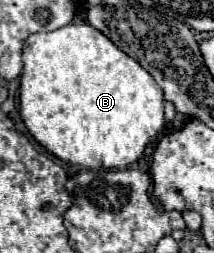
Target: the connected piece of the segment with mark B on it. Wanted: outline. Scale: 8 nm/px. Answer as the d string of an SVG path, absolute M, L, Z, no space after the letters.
M69 23L49 33L33 33L23 47L19 113L29 133L55 157L85 169L127 169L163 129L163 89L109 37L89 23Z

